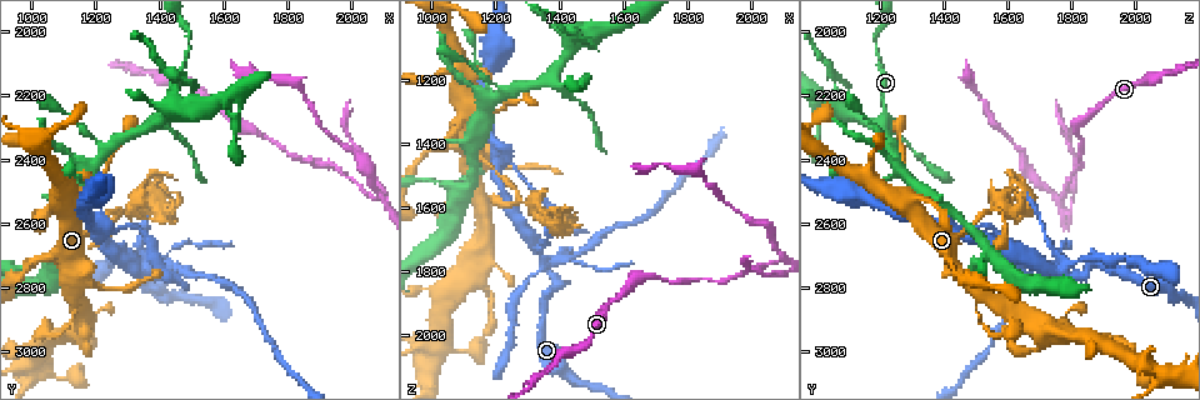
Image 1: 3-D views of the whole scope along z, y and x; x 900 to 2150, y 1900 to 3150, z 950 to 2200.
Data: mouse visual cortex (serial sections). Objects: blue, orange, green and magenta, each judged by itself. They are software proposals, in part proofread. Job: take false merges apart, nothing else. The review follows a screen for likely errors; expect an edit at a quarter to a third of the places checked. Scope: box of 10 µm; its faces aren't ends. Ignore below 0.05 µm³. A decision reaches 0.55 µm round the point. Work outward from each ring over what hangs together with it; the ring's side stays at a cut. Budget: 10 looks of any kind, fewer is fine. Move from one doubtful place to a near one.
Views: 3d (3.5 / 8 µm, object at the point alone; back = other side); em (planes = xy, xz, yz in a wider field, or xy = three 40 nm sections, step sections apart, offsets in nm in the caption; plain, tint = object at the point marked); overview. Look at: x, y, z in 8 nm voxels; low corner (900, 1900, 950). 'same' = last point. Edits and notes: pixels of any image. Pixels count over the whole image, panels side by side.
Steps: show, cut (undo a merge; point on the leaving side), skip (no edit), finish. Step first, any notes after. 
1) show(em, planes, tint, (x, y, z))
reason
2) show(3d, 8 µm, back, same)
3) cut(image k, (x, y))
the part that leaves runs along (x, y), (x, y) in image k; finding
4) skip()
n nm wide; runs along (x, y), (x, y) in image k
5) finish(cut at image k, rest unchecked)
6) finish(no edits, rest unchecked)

show(3d, 3.5 µm, (2070, 2520, 1770))
abrupt turn

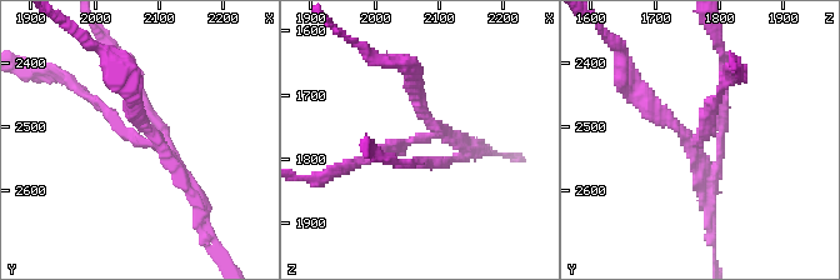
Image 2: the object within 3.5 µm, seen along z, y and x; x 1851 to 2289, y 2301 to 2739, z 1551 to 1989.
show(em, xy, step 2, tint, (2075, 2520, 1765))
need the tissue

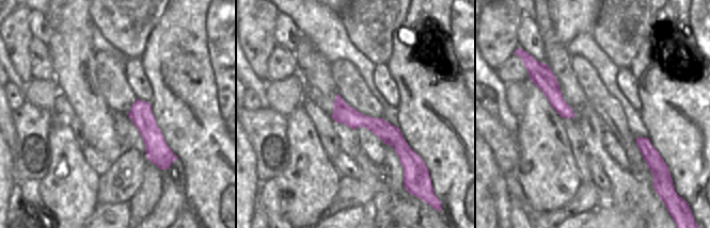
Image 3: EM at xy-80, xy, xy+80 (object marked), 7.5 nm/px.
cut(image 2, (191, 188))
150 nm wide; the part that leaves runs along (153, 140), (134, 83), (106, 55) in image 2; two cells meet here

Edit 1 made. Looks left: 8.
show(overview)
see it whole again

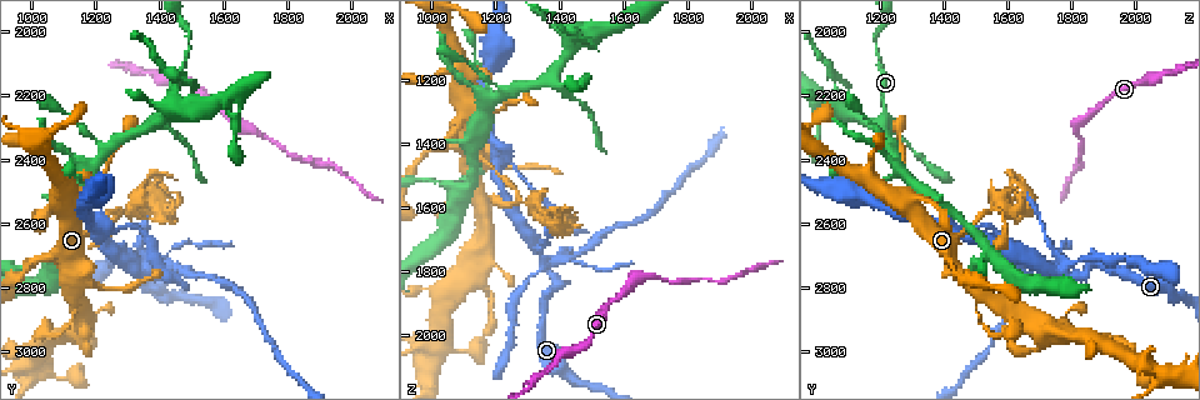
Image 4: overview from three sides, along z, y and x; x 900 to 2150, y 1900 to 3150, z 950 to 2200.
show(3d, 3.5 µm, back, (1360, 2740, 1780))

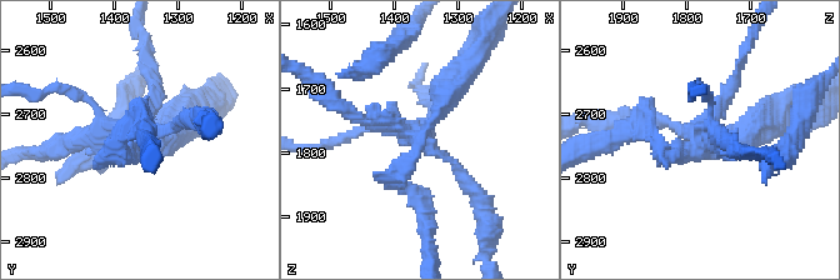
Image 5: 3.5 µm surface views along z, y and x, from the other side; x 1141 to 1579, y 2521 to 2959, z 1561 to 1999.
show(em, xy, step 1, tint, (1355, 2745, 1780))

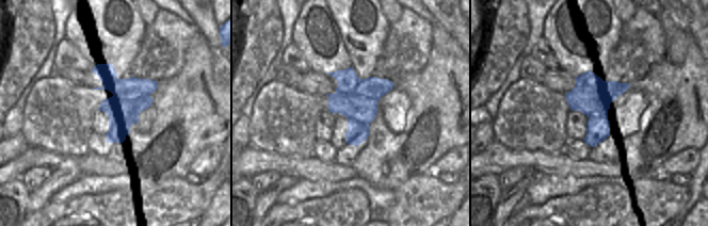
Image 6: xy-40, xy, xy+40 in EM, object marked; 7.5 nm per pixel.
cut(image 5, (375, 110))
a second cell is stuck on

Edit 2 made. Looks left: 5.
show(3d, 3.5 µm, (1200, 2650, 1480))
arms part here

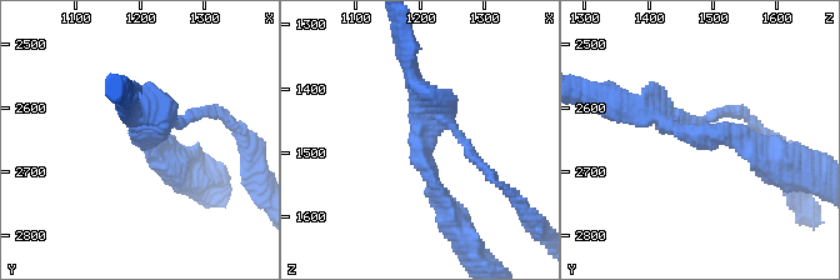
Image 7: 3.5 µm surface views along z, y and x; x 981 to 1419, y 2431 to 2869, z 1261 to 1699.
show(em, xy, step 2, tint, (1200, 2640, 1475))
3 arms; arms of 150, 200, 250 nm; need the tissue

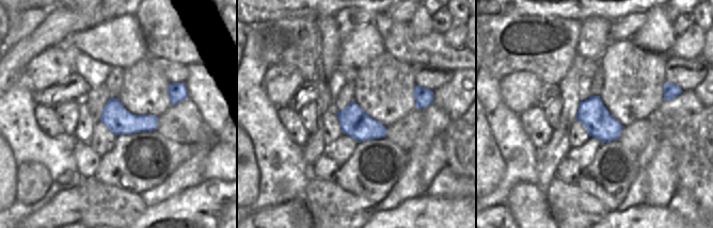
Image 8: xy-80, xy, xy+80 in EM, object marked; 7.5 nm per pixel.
show(em, xy, step 3, tint, same)

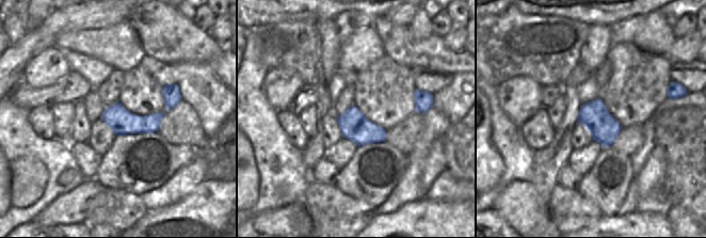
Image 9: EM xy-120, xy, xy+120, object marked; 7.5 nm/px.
skip()
runs along (761, 160), (624, 103) in image 7; continuous, no second cell

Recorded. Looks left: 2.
show(3d, 3.5 µm, (1380, 2290, 1210))
three-way junction

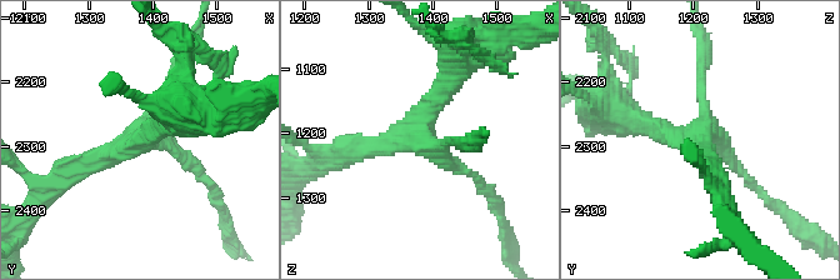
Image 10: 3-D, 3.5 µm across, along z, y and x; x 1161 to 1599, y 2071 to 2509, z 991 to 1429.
show(em, xy, step 3, tint, (1375, 2290, 1210))
shape alone is not enough

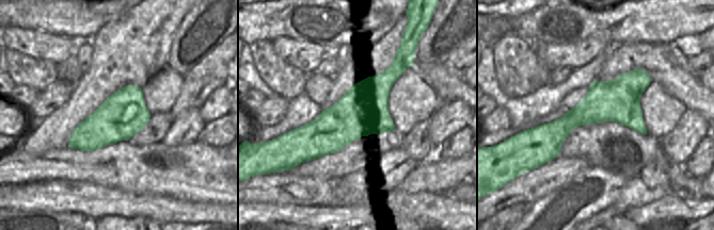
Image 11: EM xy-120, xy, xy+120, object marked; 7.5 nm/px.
skip()
runs along (405, 65), (329, 133), (289, 135) in image 11; continuous, no second cell

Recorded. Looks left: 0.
finish(cut at image 2, cut at image 5, rest unchecked)

